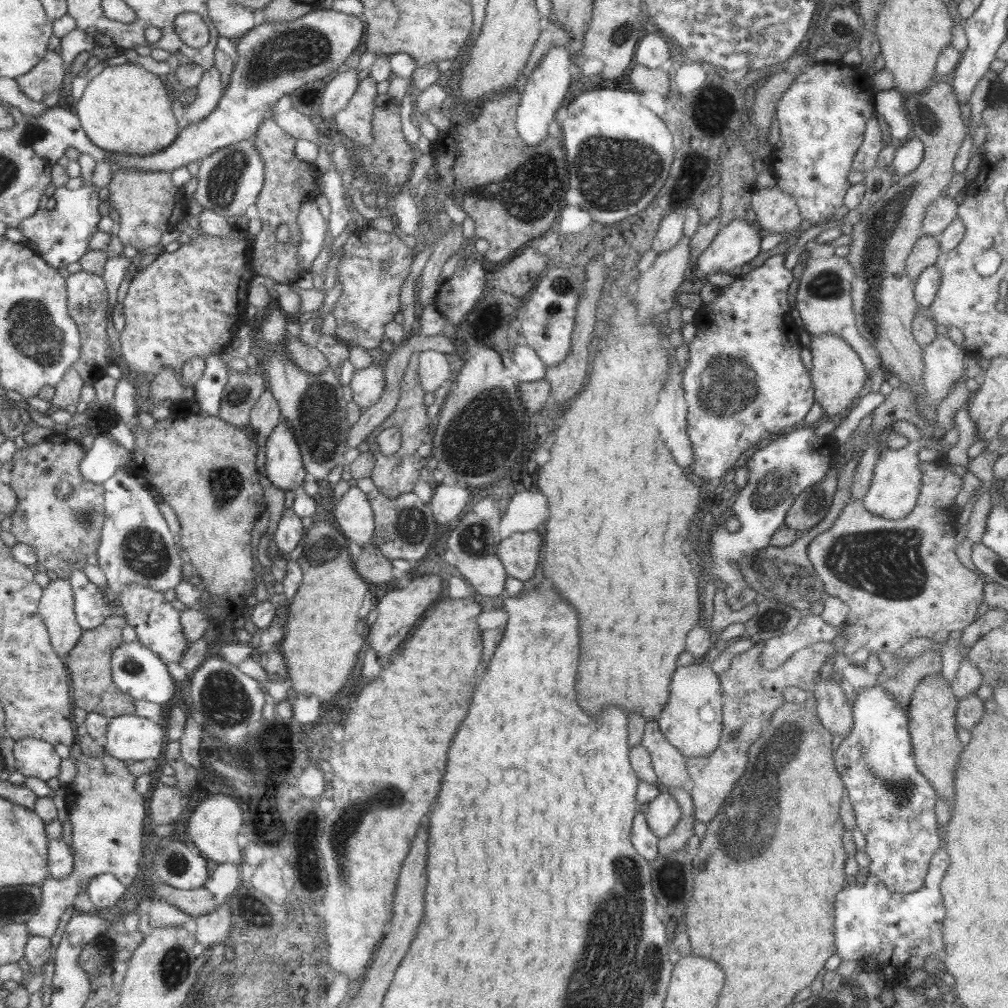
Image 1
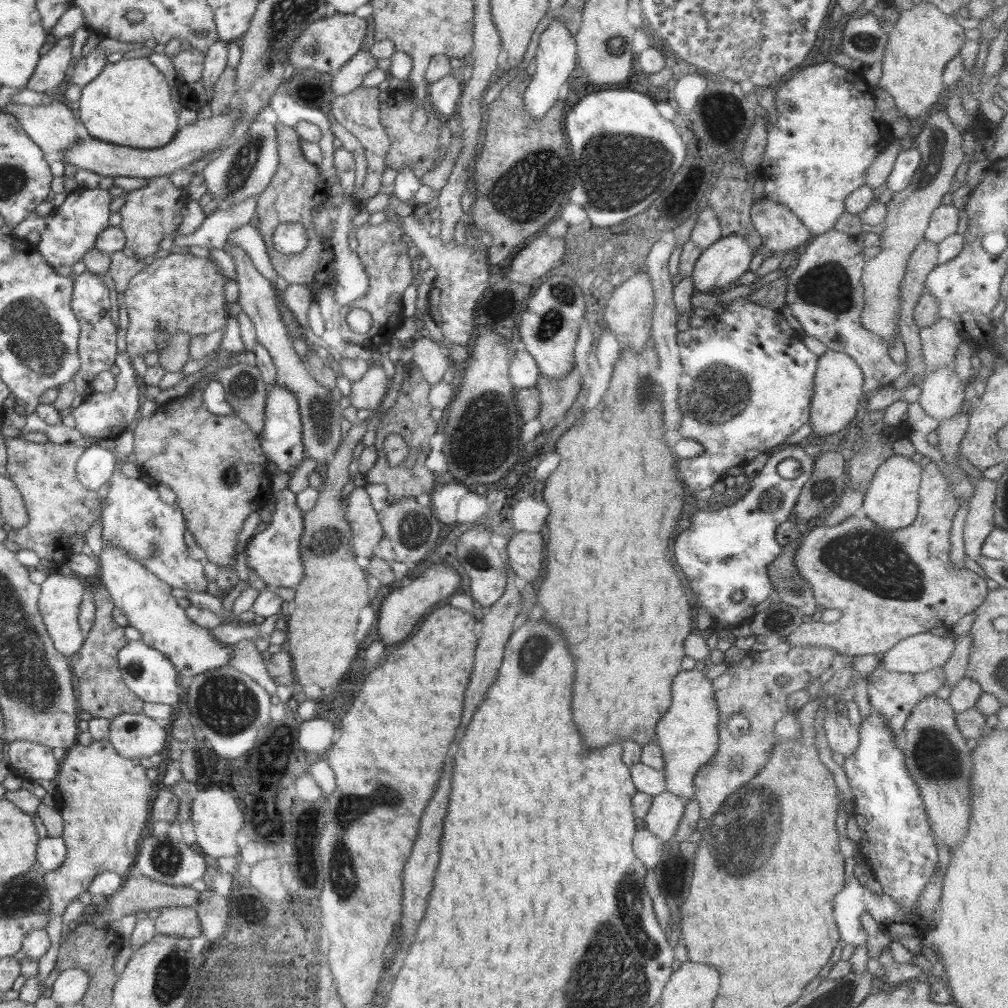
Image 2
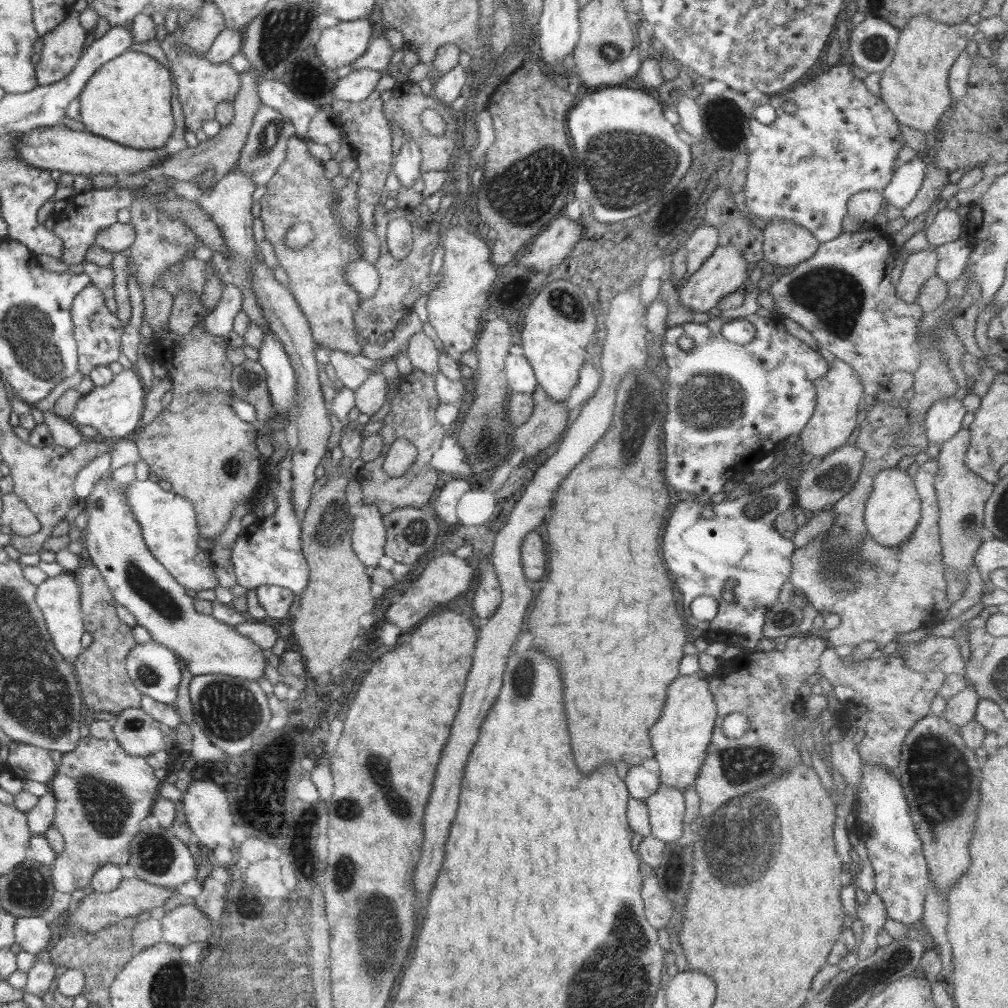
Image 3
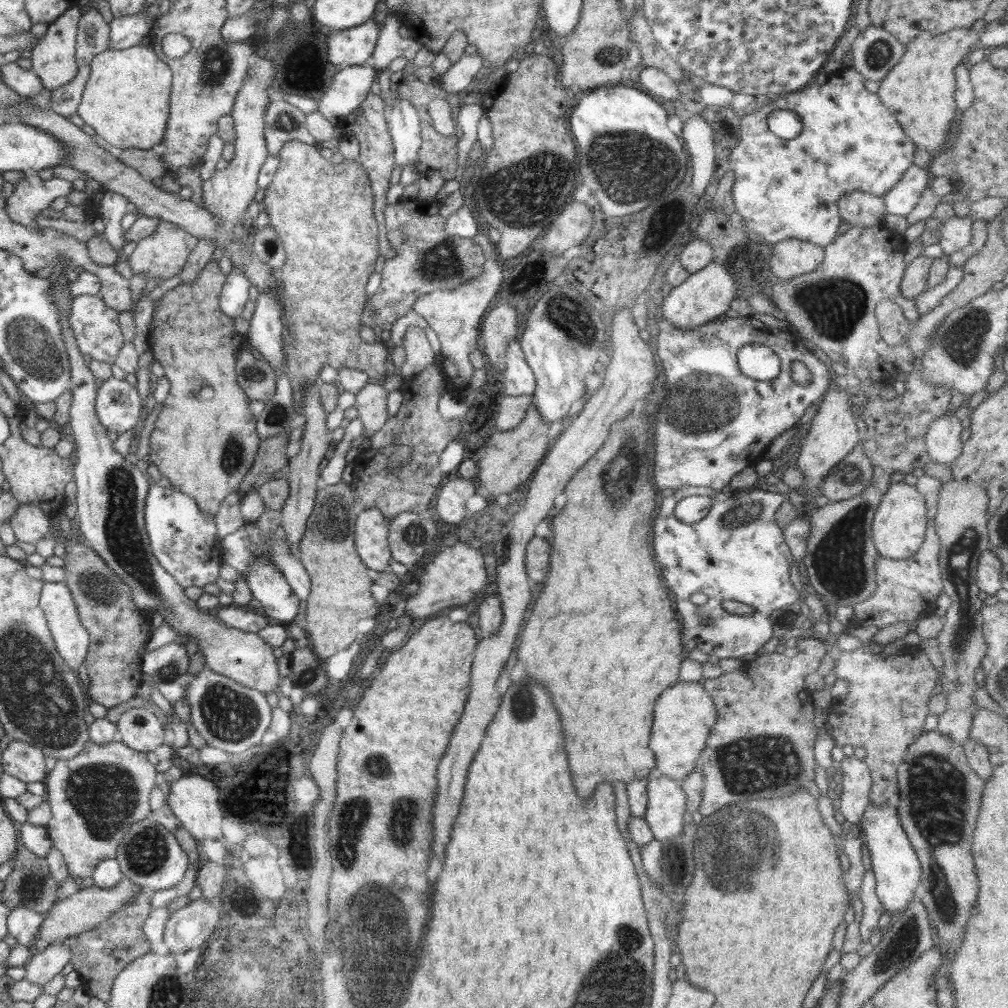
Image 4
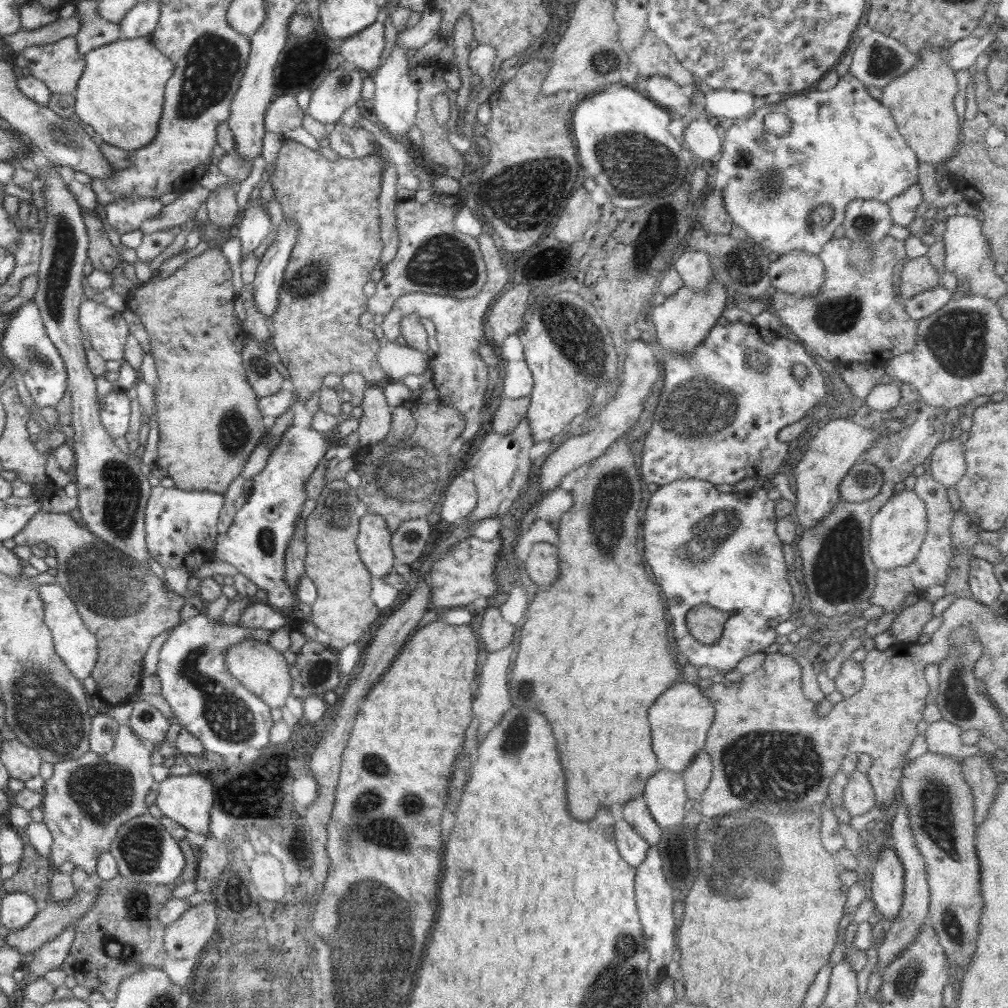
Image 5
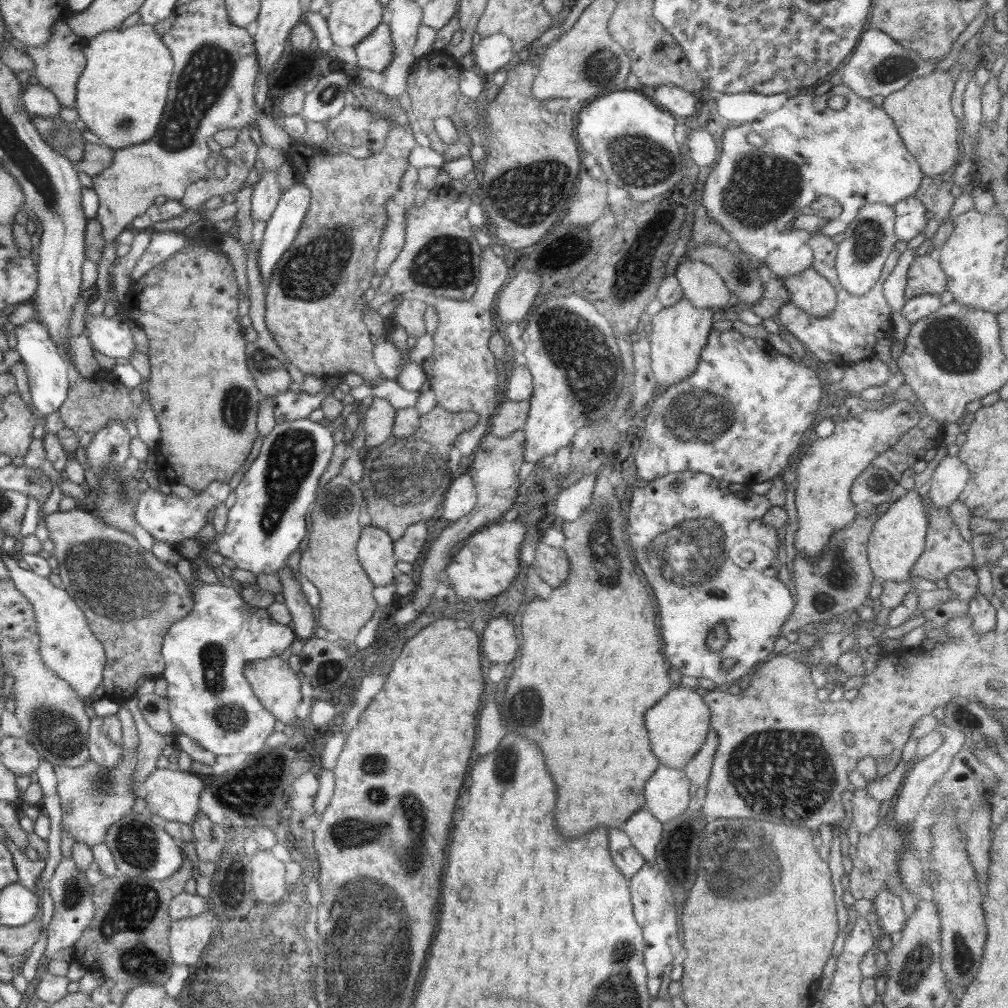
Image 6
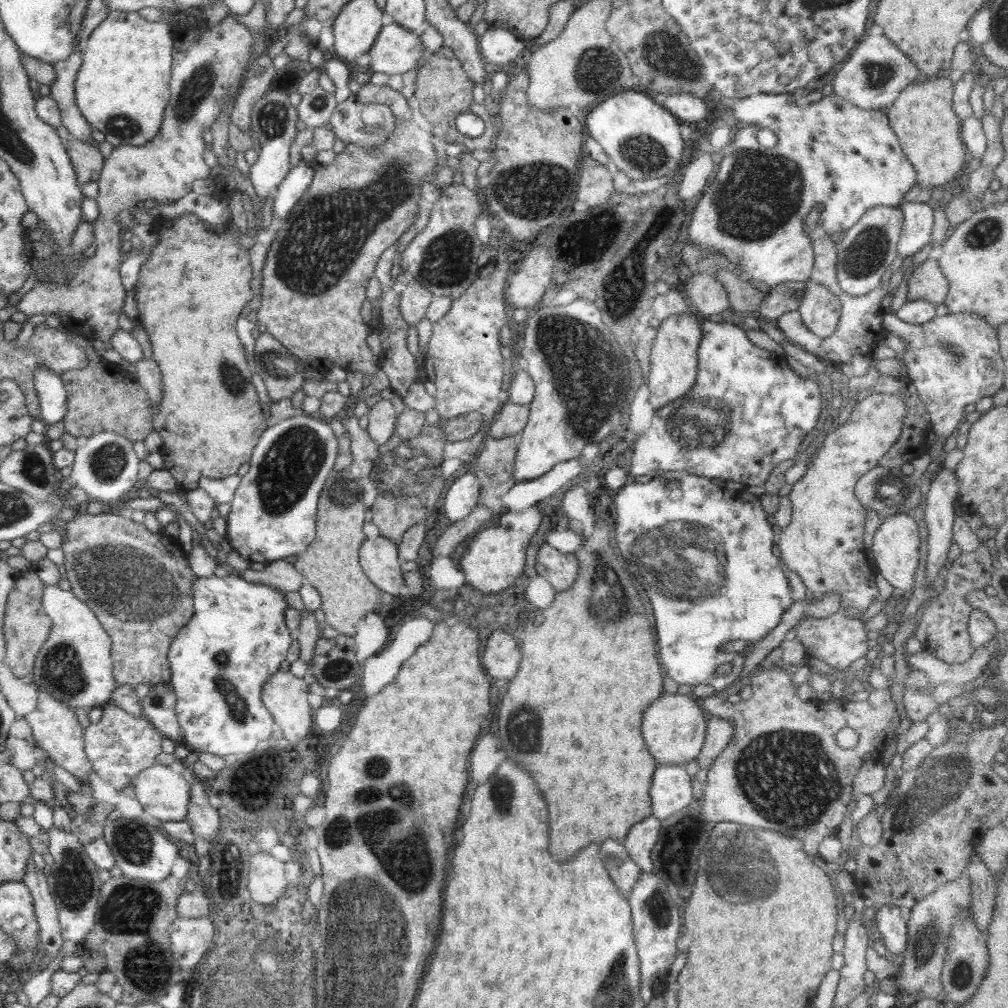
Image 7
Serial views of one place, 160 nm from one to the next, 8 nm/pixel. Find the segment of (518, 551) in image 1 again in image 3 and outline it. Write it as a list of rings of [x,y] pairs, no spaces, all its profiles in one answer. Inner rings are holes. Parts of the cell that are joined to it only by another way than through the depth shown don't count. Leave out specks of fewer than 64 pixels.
[[[530,531],[522,541],[521,559],[523,573],[530,581],[537,581],[546,574],[546,548],[542,537]]]

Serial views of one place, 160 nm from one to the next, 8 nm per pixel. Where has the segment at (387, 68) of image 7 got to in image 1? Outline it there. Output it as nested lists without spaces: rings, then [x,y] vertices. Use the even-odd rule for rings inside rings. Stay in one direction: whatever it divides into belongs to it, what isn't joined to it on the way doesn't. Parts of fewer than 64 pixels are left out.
[[[332,8],[308,11],[308,14],[294,20],[255,26],[234,40],[237,50],[234,68],[221,99],[210,114],[200,122],[185,124],[174,143],[162,151],[145,156],[108,153],[108,164],[118,166],[118,170],[172,174],[174,169],[200,162],[220,148],[251,139],[271,104],[306,83],[338,73],[338,68],[360,44],[362,34],[362,18]]]

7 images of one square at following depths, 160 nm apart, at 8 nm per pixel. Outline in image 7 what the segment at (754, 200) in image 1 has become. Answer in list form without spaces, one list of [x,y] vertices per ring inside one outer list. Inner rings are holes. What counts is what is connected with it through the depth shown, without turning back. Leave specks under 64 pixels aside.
[[[809,279],[797,311],[803,323],[816,336],[828,338],[838,326],[842,305],[834,293]]]

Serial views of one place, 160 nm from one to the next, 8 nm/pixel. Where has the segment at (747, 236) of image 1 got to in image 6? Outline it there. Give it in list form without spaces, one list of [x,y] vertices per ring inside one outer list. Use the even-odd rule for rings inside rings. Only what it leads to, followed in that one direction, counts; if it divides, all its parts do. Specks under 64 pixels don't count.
[[[686,297],[669,307],[663,307],[652,315],[652,332],[649,334],[651,344],[651,367],[657,380],[659,391],[675,382],[683,381],[698,366],[702,349],[705,348],[712,324],[719,315],[718,310],[695,307]]]

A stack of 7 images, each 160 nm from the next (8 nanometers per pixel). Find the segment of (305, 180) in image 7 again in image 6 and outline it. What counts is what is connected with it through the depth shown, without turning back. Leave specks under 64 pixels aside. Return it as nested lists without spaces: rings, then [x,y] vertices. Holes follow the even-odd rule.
[[[300,180],[282,192],[272,217],[266,222],[265,233],[259,244],[260,257],[257,261],[264,281],[270,281],[274,266],[294,242],[310,200],[311,190]]]

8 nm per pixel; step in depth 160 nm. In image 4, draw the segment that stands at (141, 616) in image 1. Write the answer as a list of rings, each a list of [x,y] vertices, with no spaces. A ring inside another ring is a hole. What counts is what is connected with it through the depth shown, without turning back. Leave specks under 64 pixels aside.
[[[63,254],[50,264],[52,273],[50,280],[54,282],[51,289],[53,301],[59,310],[59,321],[63,332],[63,341],[67,346],[67,353],[70,359],[71,366],[71,393],[72,404],[70,409],[70,421],[65,427],[65,432],[69,434],[72,441],[75,442],[74,452],[74,466],[73,466],[73,482],[77,486],[77,513],[75,516],[78,530],[82,534],[83,542],[89,546],[96,554],[99,554],[104,562],[120,577],[120,580],[130,587],[132,602],[140,611],[145,614],[160,615],[179,634],[180,637],[198,641],[198,651],[204,655],[205,668],[216,672],[220,675],[225,675],[227,678],[241,683],[242,686],[258,690],[266,696],[268,693],[276,693],[280,688],[282,678],[278,672],[278,665],[274,650],[268,645],[257,633],[246,633],[242,630],[231,628],[227,626],[218,617],[210,615],[209,613],[200,609],[196,602],[188,599],[184,593],[184,587],[180,586],[176,579],[164,570],[156,557],[150,550],[150,543],[148,533],[145,529],[145,500],[149,491],[147,474],[142,472],[132,457],[122,455],[117,450],[114,450],[113,441],[108,437],[109,432],[100,424],[98,417],[96,417],[95,398],[97,395],[96,377],[89,369],[84,361],[84,354],[82,354],[76,346],[73,328],[69,325],[67,319],[70,314],[72,299],[74,296],[69,294],[70,279],[66,272],[72,270],[68,265],[67,260],[63,258]]]

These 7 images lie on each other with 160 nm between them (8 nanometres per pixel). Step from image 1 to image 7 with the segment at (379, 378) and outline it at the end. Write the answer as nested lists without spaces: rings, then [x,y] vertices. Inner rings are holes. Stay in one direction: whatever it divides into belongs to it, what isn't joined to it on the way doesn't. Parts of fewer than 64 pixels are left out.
[[[382,399],[374,404],[368,411],[369,421],[364,429],[367,434],[376,442],[384,444],[395,435],[395,426],[398,412],[396,408],[386,399]]]

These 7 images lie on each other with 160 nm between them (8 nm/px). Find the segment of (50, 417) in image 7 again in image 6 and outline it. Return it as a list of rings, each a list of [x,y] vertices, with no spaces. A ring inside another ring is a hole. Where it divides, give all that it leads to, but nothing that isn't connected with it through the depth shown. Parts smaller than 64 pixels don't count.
[[[37,318],[17,325],[14,329],[16,334],[15,349],[20,354],[20,362],[26,367],[29,391],[31,392],[33,406],[45,416],[58,412],[62,403],[67,399],[69,389],[67,361],[59,348],[49,337],[47,329]]]

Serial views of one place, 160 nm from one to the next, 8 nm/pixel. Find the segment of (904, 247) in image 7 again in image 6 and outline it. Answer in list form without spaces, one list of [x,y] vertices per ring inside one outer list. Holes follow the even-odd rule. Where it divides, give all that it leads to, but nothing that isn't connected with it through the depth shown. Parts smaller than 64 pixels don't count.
[[[914,196],[898,202],[893,210],[896,214],[895,233],[898,240],[909,242],[924,230],[928,221],[928,210]]]

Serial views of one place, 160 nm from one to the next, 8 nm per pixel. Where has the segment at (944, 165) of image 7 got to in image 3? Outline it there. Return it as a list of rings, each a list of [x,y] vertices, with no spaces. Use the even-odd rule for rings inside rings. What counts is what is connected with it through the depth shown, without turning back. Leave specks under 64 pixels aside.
[[[916,15],[899,31],[892,62],[881,72],[881,96],[885,105],[897,120],[932,138],[940,116],[954,102],[949,89],[950,67],[957,56],[968,46],[968,41],[976,38],[978,29],[968,21],[947,25],[924,15]]]

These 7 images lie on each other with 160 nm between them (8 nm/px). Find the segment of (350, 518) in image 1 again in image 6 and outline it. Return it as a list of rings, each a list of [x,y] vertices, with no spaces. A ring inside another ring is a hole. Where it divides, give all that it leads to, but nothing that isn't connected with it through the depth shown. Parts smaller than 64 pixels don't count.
[[[366,525],[357,542],[357,557],[375,586],[393,583],[398,562],[393,551],[393,538],[381,528]]]

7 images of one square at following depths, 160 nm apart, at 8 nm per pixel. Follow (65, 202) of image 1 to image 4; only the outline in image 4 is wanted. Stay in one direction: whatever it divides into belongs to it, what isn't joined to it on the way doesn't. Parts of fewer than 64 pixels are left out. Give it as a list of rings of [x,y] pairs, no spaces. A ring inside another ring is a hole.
[[[104,190],[104,196],[97,205],[92,206],[90,204],[88,201],[85,205],[91,209],[90,216],[97,214],[102,217],[105,226],[103,234],[108,239],[108,242],[117,251],[121,252],[122,247],[128,242],[123,237],[124,231],[120,226],[120,222],[127,214],[134,214],[139,217],[140,211],[126,197],[106,190]]]

